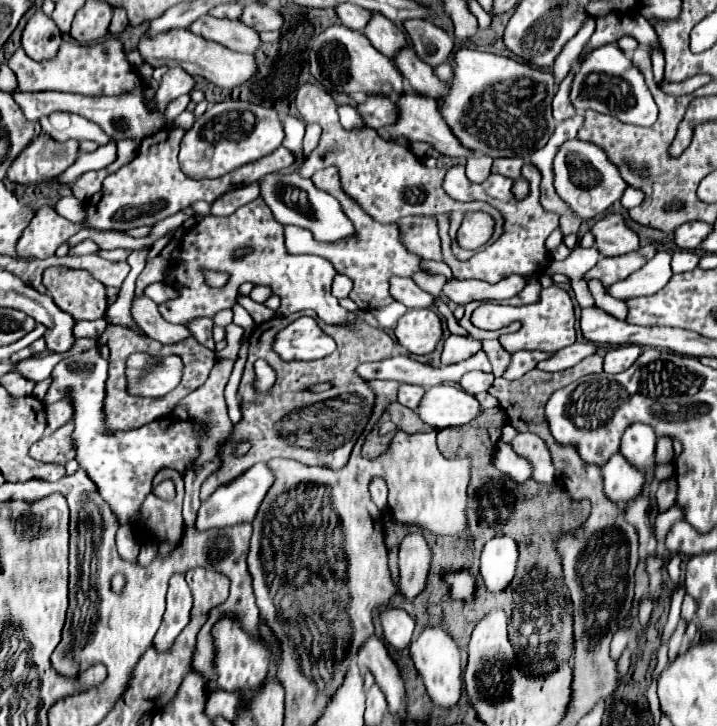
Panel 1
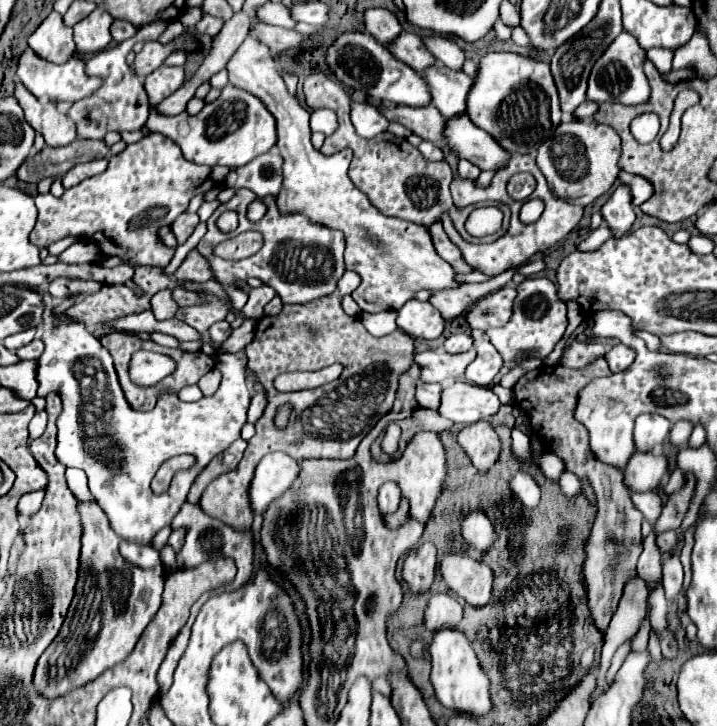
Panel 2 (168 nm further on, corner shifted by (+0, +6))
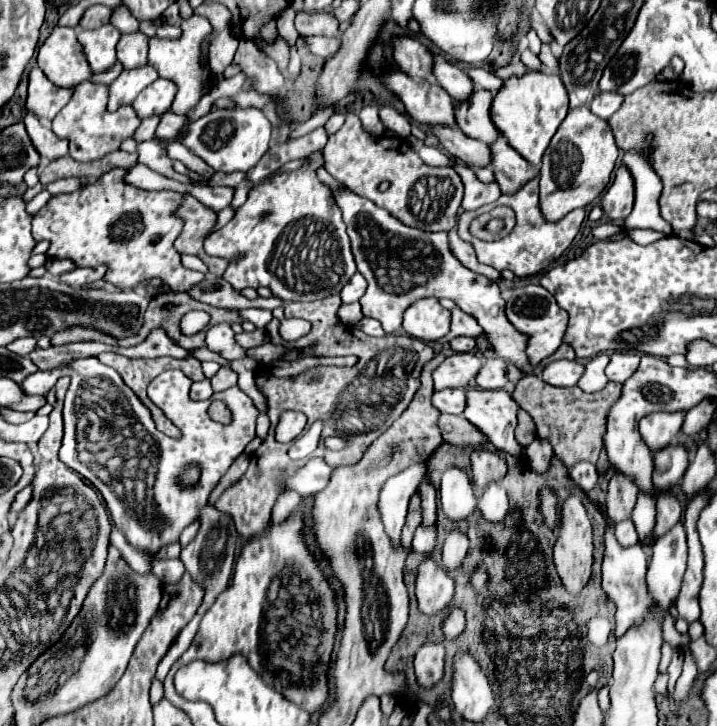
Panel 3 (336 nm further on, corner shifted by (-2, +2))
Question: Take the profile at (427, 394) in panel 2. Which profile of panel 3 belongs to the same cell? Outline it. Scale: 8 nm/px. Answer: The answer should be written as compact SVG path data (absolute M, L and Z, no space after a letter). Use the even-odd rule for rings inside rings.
M435 390L433 396L433 406L441 412L441 414L457 414L461 416L465 410L465 390Z

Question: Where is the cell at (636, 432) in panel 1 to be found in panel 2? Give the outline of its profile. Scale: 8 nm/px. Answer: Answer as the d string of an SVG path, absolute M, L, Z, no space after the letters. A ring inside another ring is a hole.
M641 414L635 420L635 446L639 452L653 452L661 448L671 430L671 422L659 414Z

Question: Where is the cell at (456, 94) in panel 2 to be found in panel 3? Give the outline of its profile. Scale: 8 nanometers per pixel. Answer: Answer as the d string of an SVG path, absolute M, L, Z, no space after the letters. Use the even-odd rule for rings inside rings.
M473 90L473 96L465 100L465 104L455 102L455 120L457 126L475 140L481 140L485 144L491 144L501 134L493 126L489 118L489 106L491 106L491 92L489 90Z

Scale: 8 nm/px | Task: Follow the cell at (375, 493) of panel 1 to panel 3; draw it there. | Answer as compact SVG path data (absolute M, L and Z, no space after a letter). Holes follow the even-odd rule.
M417 464L417 466L403 470L401 474L389 478L383 484L383 490L379 494L381 520L385 524L385 532L389 534L389 538L395 544L399 544L401 528L405 524L405 516L407 516L407 508L409 508L409 498L415 494L425 472L427 472L427 468Z

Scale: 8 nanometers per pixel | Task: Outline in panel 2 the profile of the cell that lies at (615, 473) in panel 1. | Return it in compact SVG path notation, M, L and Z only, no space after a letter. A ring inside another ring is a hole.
M635 452L625 468L625 484L633 492L657 490L667 472L669 472L669 462L665 454Z

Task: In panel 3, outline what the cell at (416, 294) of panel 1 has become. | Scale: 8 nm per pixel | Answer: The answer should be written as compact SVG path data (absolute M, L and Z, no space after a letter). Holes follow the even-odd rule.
M453 308L451 310L451 332L443 340L449 342L451 338L457 338L457 336L479 338L481 334L483 334L481 326L477 324L477 320L473 320L473 316L469 316L467 312L461 312L459 308Z

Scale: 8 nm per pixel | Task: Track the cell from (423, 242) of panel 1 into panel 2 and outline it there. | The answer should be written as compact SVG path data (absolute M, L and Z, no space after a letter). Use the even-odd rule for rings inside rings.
M439 222L439 224L433 224L433 226L429 228L429 232L431 232L431 236L433 236L433 244L435 244L435 248L437 248L437 254L439 254L445 262L449 262L459 274L469 274L469 272L473 272L473 268L463 260L461 250L459 250L459 248L449 240L449 236L445 234L441 222Z

